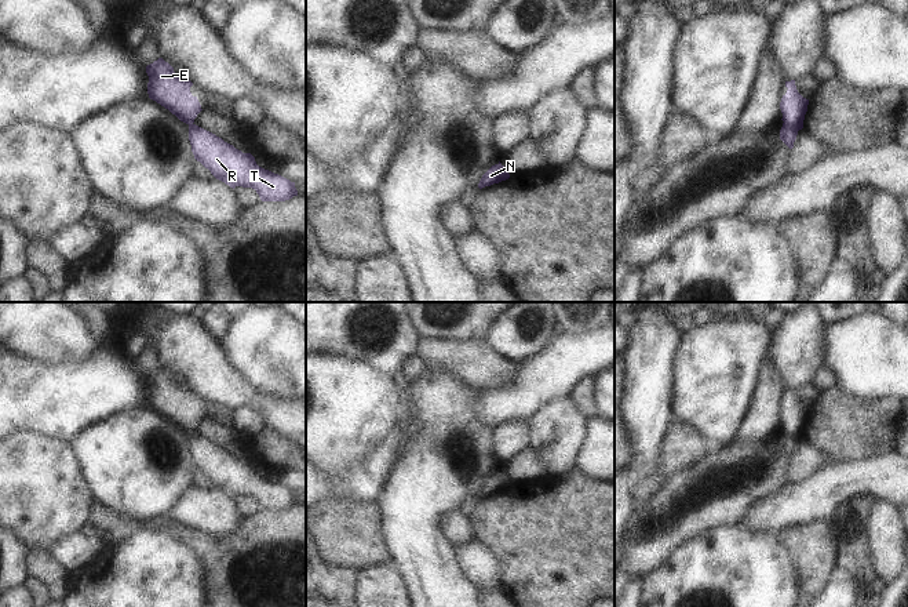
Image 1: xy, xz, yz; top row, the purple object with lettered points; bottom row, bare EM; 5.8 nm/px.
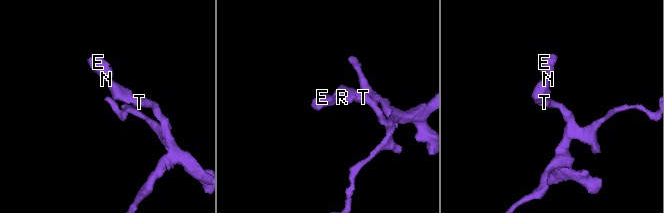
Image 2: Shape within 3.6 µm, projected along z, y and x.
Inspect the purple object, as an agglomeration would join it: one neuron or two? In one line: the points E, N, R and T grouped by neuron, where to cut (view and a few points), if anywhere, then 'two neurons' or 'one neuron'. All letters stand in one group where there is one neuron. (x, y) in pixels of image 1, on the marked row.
E N / R T; cut in yz along (784, 122), (797, 131); two neurons

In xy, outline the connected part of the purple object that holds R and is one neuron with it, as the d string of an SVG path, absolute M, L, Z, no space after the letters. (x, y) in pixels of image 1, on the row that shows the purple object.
M189 124L189 141L194 159L230 188L252 188L262 201L298 196L295 182L259 167L251 153L243 153L215 134Z

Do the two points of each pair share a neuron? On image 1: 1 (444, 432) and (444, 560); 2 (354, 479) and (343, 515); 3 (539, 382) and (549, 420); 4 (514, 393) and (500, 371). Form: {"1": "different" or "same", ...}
{"1": "same", "2": "different", "3": "different", "4": "different"}

